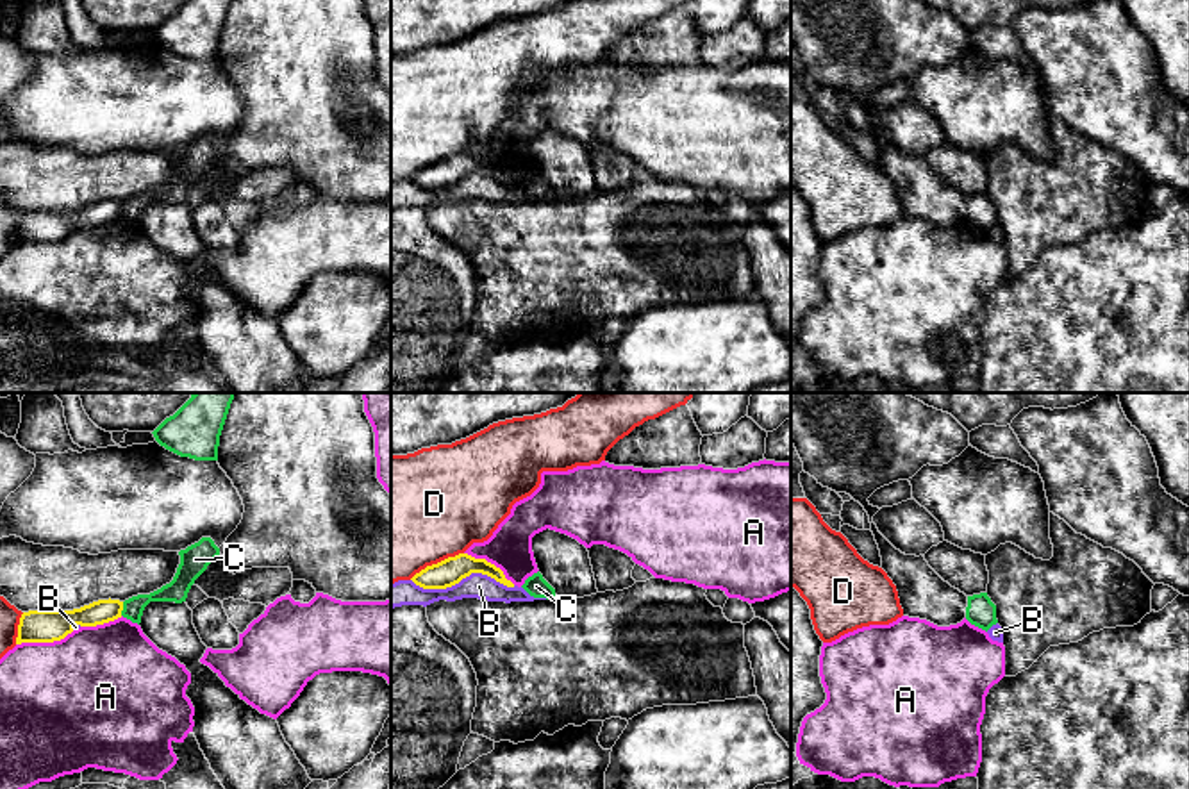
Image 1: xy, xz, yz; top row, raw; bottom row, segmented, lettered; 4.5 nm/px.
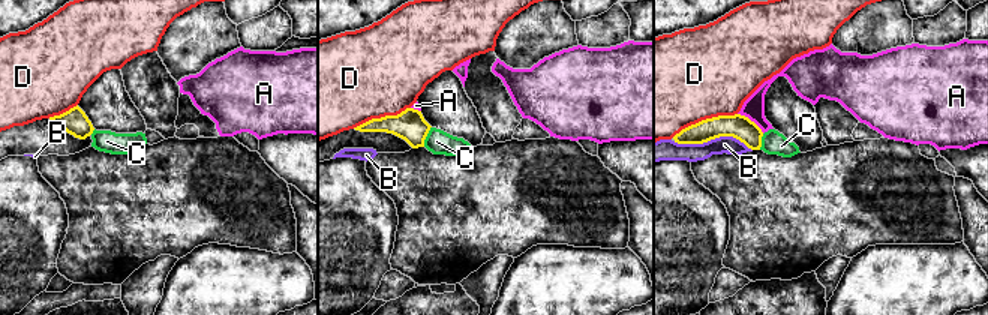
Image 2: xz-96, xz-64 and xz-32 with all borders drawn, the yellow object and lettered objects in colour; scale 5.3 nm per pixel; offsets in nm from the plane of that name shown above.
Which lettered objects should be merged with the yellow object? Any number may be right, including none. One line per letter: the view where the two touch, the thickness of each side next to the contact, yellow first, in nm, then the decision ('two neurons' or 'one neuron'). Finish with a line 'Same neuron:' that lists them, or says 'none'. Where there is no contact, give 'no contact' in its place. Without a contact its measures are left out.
A: meets yellow in xy; 140 nm thick on the yellow side, 480 nm on the other; two neurons
B: meets yellow in xz; 120 nm thick on the yellow side, 110 nm on the other; two neurons
C: meets yellow in xy; 110 nm thick on the yellow side, 100 nm on the other; two neurons
D: meets yellow in xz; 120 nm thick on the yellow side, 500 nm on the other; two neurons
Same neuron: none

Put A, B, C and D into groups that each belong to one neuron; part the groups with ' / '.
A / B / C / D

